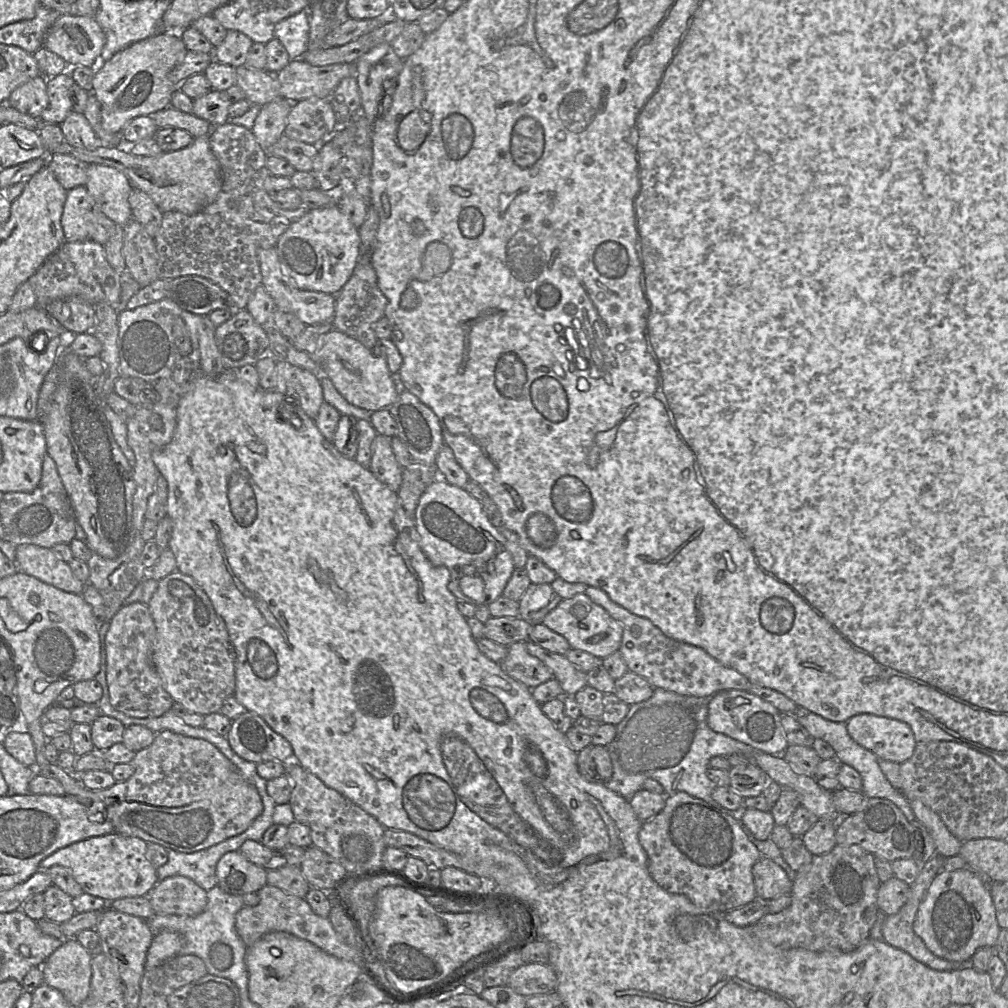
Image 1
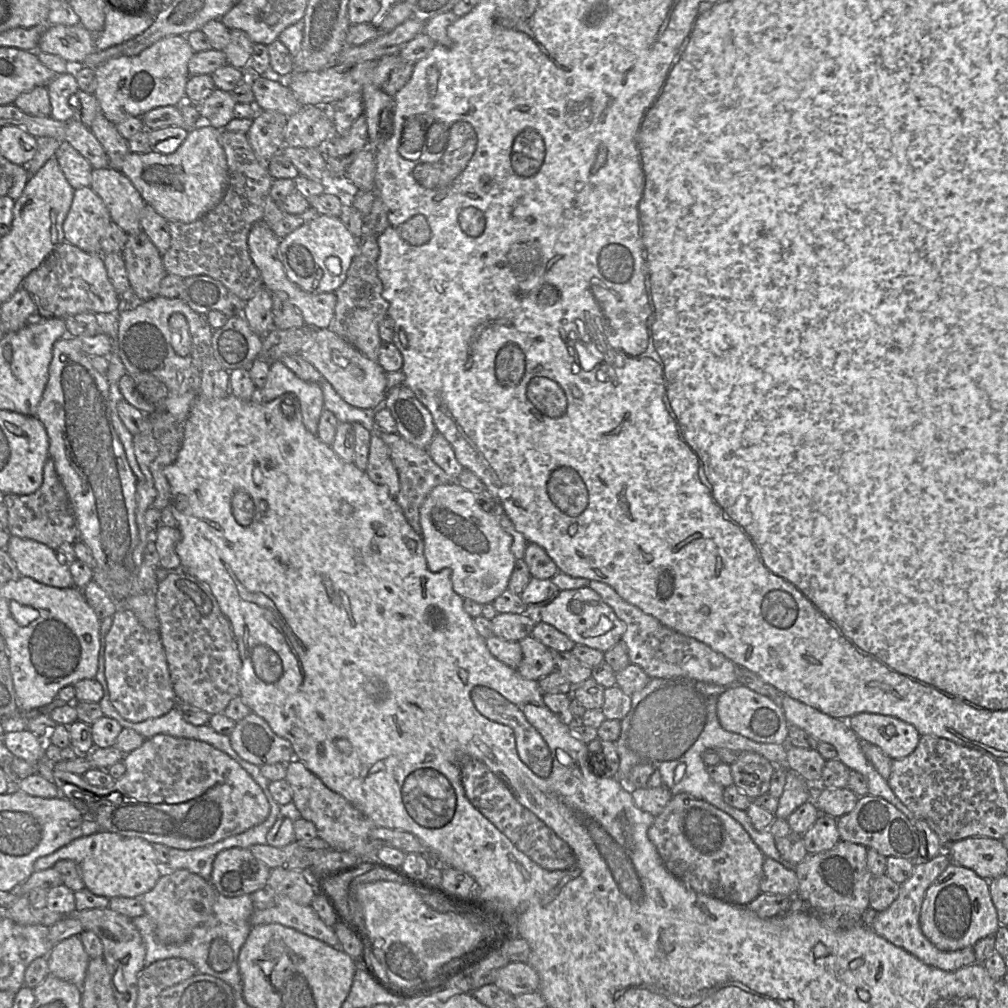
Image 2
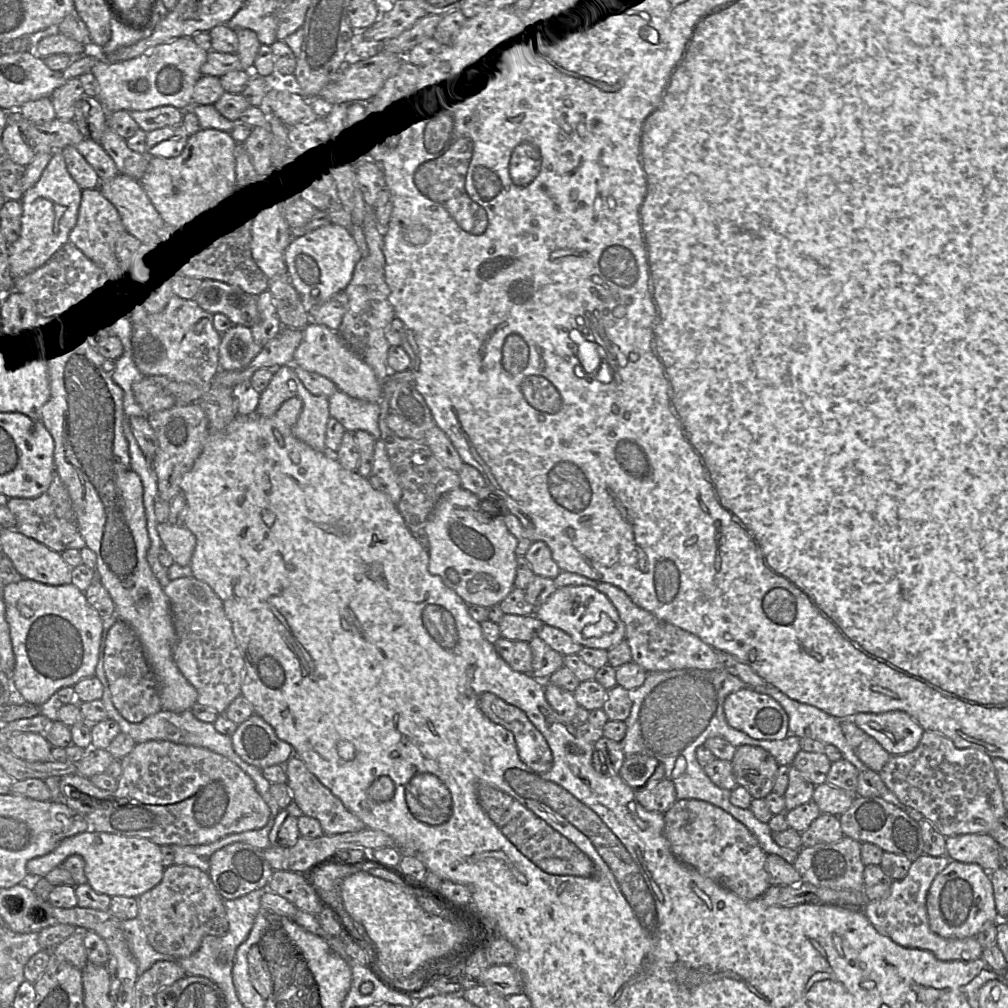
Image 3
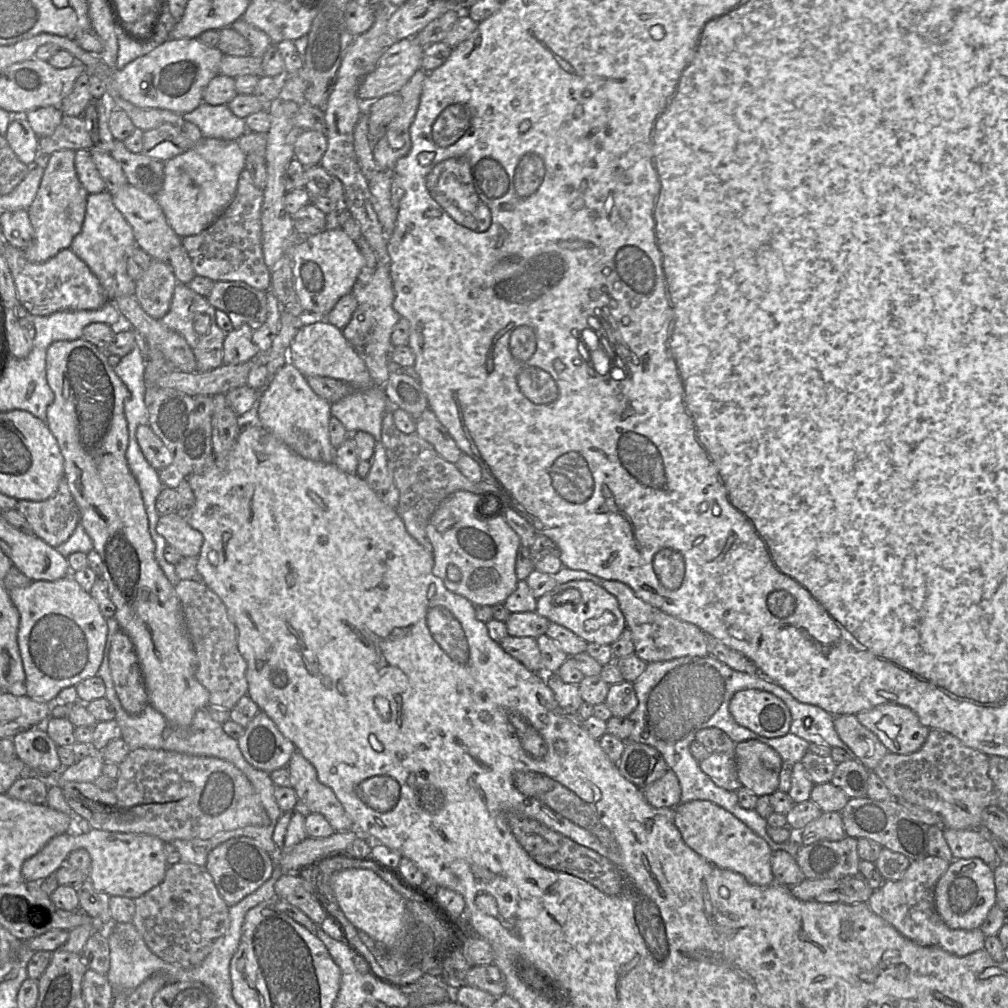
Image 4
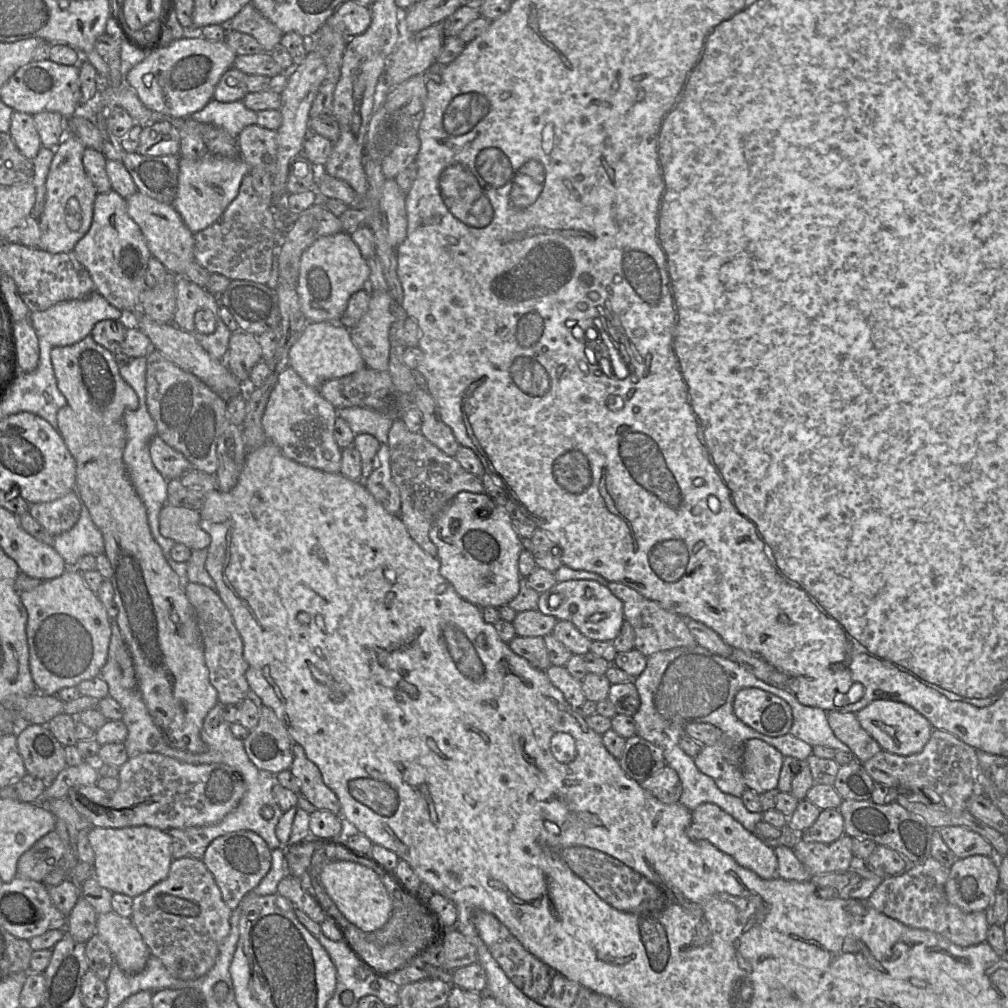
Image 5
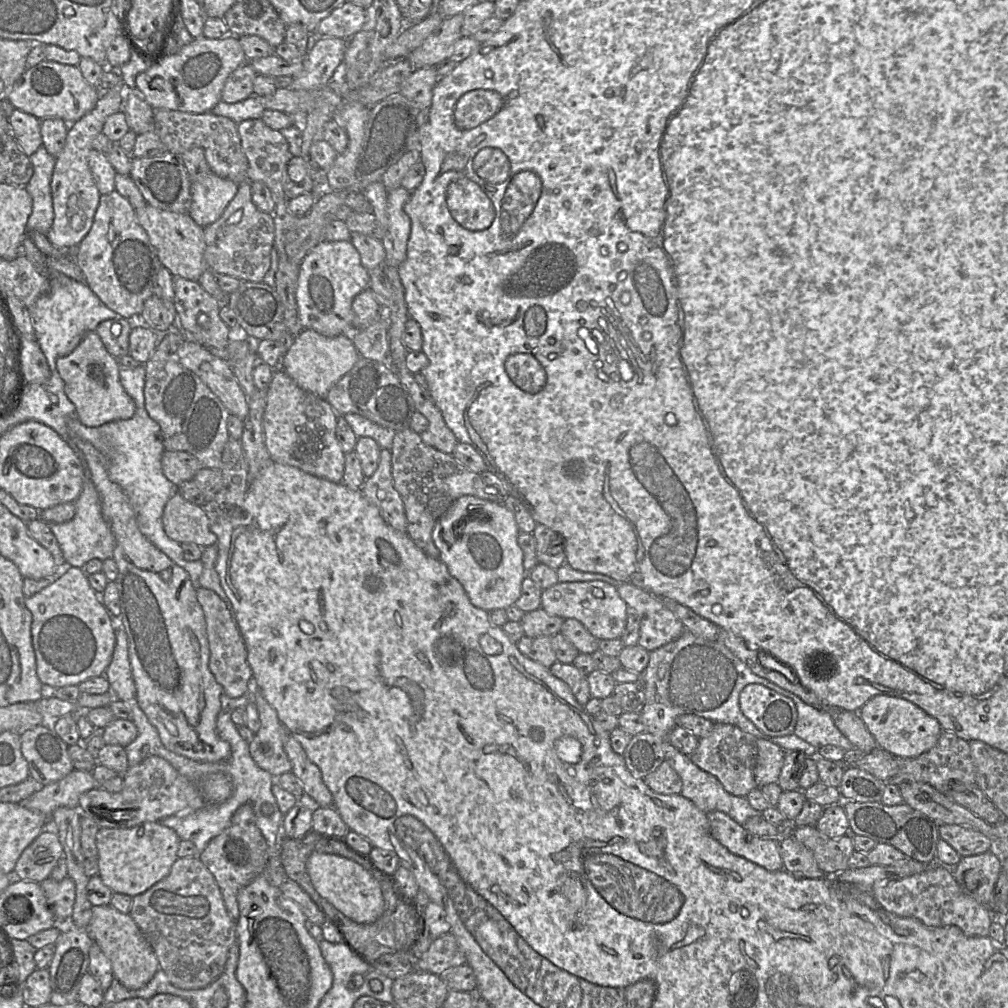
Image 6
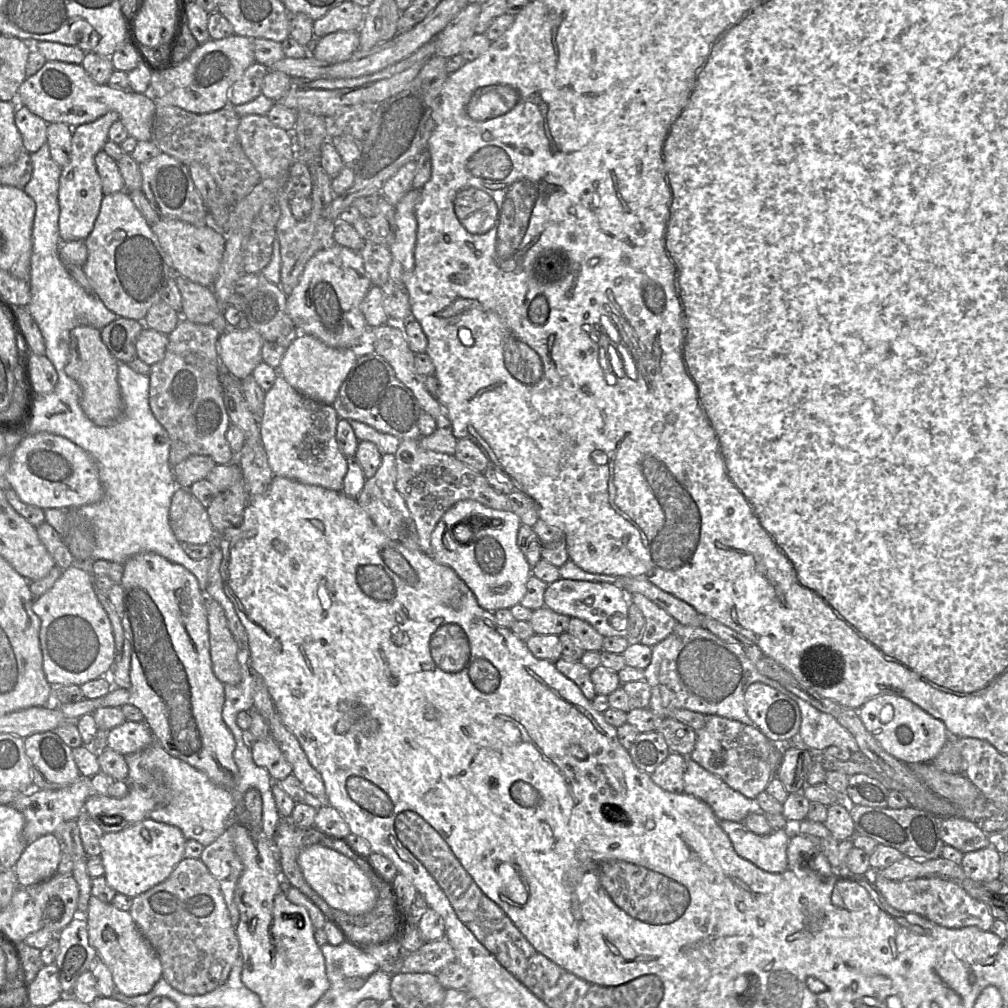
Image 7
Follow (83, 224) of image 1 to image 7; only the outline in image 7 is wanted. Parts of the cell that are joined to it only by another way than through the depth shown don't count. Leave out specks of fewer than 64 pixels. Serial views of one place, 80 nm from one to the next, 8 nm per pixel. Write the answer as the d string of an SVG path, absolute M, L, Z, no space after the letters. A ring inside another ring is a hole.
M127 191L104 195L99 215L90 235L84 240L88 256L82 270L88 277L96 296L119 317L143 321L149 309L159 301L168 281L176 277L168 254L152 231L151 225L134 205Z

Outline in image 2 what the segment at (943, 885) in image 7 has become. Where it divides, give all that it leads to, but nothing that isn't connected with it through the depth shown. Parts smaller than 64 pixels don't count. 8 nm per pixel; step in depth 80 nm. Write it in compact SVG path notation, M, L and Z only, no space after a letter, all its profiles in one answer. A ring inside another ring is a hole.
M943 851L936 857L915 865L912 876L900 884L896 900L886 910L879 912L873 921L873 930L876 934L903 948L923 963L945 971L958 970L976 963L973 947L957 951L940 950L923 934L920 927L920 911L926 891L951 863L949 854Z

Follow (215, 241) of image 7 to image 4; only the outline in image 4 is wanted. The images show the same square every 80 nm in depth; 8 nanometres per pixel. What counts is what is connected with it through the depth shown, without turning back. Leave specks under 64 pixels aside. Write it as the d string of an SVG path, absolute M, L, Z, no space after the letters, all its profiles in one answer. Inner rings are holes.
M129 183L112 194L113 204L122 213L133 229L136 245L153 259L168 262L170 253L182 245L182 238L169 225L162 208L154 196L151 196Z

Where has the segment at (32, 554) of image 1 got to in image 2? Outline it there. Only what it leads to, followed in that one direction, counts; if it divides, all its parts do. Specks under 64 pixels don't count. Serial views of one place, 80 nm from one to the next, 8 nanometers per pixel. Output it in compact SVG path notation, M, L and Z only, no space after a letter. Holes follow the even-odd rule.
M10 535L6 551L15 562L21 576L27 576L42 584L58 588L74 586L69 566L65 562L61 562L56 551L47 545L32 539Z

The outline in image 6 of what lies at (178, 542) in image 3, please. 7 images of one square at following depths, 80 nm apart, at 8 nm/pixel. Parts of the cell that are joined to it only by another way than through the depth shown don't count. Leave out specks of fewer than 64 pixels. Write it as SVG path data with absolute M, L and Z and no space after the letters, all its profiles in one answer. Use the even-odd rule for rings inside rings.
M175 491L166 503L162 523L167 536L179 543L194 543L207 547L217 542L217 536L210 529L210 517L206 508L186 500L178 491Z

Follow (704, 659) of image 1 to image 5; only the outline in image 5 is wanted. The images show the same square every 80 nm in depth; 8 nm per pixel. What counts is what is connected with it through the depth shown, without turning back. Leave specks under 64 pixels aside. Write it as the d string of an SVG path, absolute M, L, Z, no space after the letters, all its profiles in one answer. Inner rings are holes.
M608 581L607 587L623 604L624 619L635 632L634 648L646 657L660 651L697 645L686 622L686 619L692 618L684 618L665 609L623 583Z

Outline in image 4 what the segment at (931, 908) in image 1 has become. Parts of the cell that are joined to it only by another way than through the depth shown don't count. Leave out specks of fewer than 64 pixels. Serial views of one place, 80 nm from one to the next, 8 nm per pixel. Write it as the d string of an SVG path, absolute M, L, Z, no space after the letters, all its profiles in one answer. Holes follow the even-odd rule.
M979 858L954 859L935 888L936 908L945 924L952 929L980 928L996 905L994 867Z

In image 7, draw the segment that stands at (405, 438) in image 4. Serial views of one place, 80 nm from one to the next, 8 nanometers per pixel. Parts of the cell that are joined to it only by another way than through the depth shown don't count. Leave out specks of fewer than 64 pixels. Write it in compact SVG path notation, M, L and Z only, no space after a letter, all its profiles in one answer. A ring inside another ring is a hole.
M419 440L400 442L394 454L397 476L396 489L404 498L415 522L420 549L431 554L431 534L442 516L454 504L462 500L475 500L496 510L510 510L508 497L489 485L482 472L459 461L454 455L435 452L420 446Z

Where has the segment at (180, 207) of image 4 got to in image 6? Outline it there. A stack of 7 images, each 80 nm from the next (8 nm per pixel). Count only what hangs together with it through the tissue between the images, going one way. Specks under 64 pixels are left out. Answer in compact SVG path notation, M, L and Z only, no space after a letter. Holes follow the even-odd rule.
M213 172L192 181L187 214L203 228L216 222L237 194L239 186Z

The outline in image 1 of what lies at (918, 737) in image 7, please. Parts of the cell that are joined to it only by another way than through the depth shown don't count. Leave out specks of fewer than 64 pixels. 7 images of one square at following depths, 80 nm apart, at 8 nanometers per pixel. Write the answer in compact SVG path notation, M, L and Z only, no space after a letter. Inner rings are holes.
M862 713L845 725L851 738L879 759L901 764L912 757L917 745L911 727L897 719Z

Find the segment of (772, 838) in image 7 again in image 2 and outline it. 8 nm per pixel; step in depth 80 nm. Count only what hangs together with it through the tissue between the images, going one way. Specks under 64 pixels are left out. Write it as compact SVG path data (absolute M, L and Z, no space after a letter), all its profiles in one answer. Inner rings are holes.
M689 793L673 795L663 811L654 817L648 838L656 847L667 871L697 893L739 905L748 904L761 893L765 856L739 822L705 800Z

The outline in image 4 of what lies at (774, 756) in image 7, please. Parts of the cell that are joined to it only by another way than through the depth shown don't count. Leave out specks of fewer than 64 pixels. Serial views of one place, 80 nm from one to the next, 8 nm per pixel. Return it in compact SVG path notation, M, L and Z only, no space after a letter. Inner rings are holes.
M712 752L699 762L699 766L717 786L723 789L737 791L742 787L737 776L734 752Z

